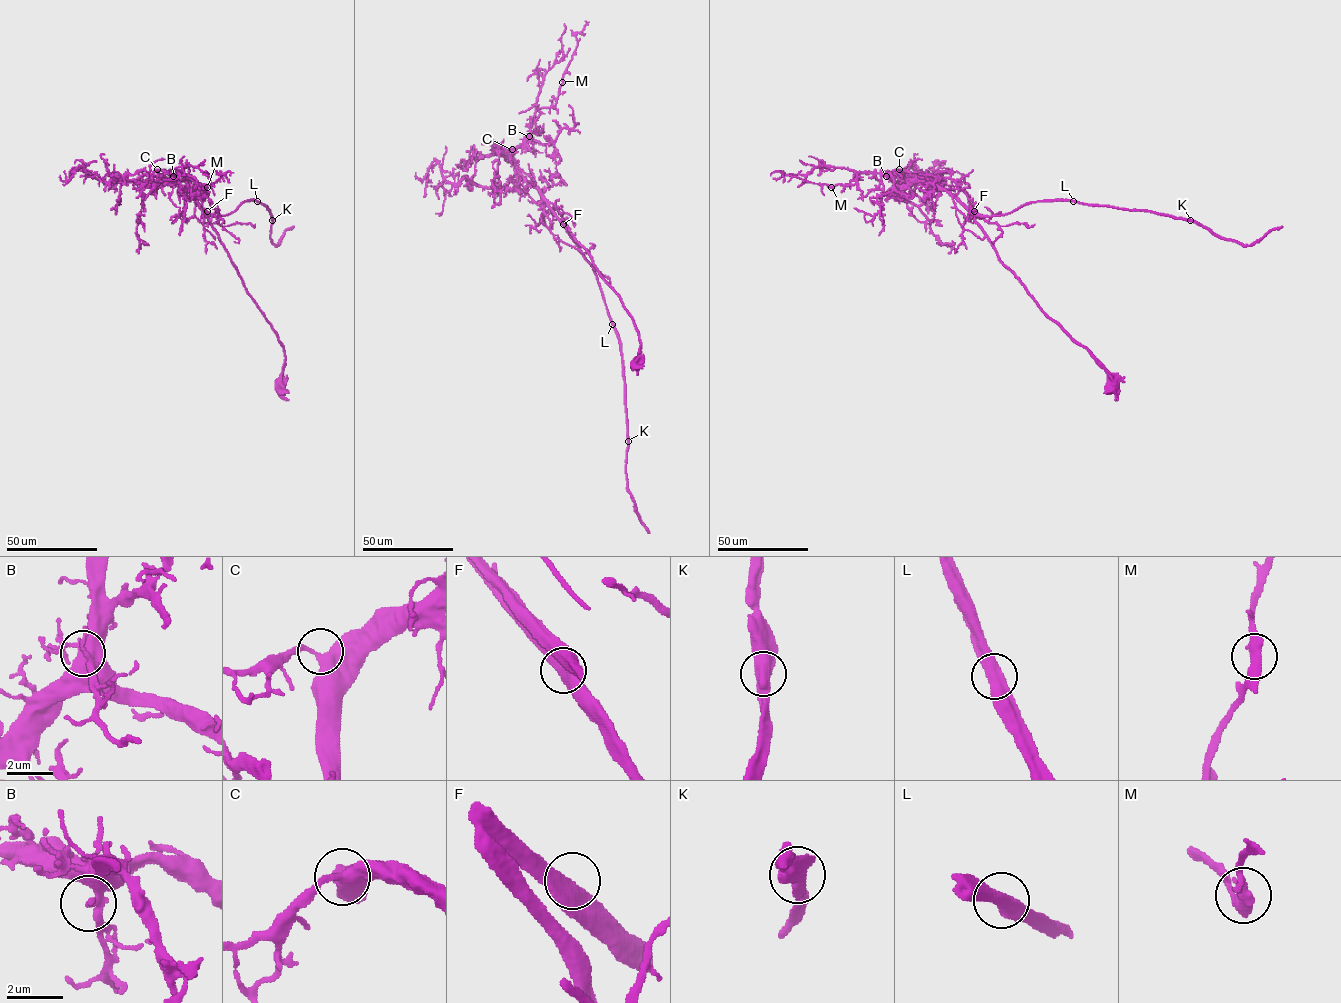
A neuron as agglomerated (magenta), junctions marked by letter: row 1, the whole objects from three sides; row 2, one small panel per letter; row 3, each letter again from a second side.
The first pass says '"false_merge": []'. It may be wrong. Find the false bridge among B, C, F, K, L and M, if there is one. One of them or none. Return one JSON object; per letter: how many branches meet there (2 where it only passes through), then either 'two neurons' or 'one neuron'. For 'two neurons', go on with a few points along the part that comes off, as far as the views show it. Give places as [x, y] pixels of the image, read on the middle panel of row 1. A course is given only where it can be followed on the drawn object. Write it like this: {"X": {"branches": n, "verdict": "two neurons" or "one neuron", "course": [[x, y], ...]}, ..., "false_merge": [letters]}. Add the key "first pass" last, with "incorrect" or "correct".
{"B": {"branches": 2, "verdict": "one neuron"}, "C": {"branches": 2, "verdict": "one neuron"}, "F": {"branches": 1, "verdict": "one neuron"}, "K": {"branches": 2, "verdict": "one neuron"}, "L": {"branches": 2, "verdict": "one neuron"}, "M": {"branches": 2, "verdict": "one neuron"}, "false_merge": [], "first pass": "correct"}

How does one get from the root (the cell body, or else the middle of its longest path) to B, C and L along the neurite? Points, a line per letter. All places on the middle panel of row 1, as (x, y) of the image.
B: (636, 362), (641, 343), (632, 317), (600, 275), (592, 257), (514, 162), (514, 152), (529, 136)
C: (636, 362), (641, 343), (632, 317), (600, 275), (592, 257), (520, 173), (514, 162), (512, 149)
L: (636, 362), (641, 343), (632, 317), (600, 275), (592, 257), (562, 223), (592, 267), (612, 324)

